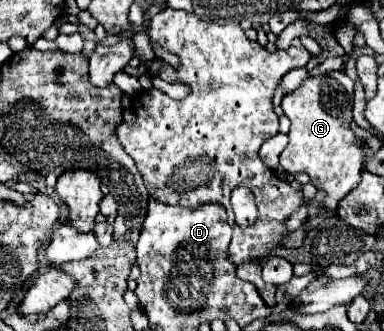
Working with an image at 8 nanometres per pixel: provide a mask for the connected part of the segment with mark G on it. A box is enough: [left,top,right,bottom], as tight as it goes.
[280,70,366,210]

